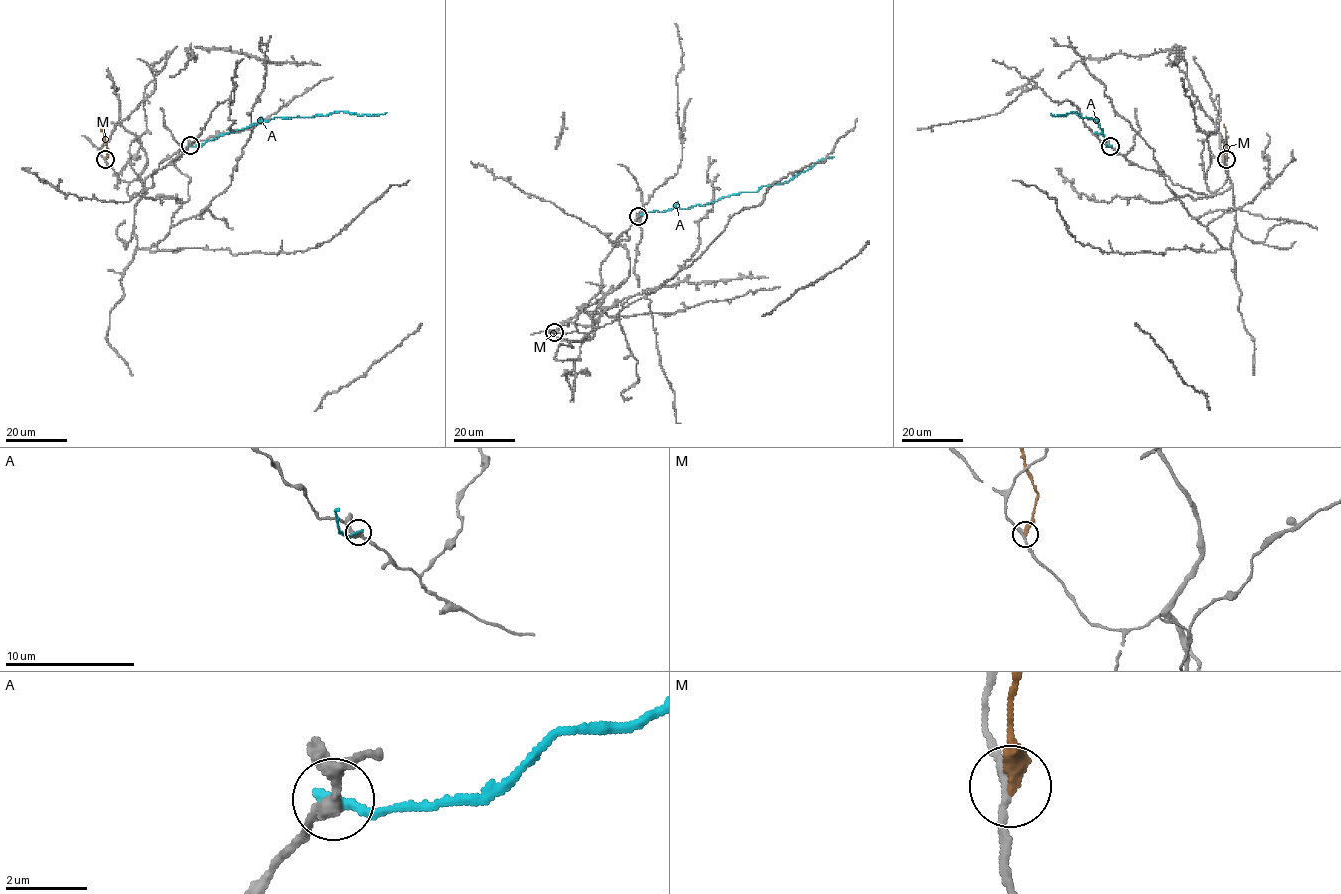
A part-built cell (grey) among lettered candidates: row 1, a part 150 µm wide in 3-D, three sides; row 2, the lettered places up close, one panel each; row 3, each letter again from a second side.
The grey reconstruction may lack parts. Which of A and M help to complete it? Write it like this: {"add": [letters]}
{"add": []}

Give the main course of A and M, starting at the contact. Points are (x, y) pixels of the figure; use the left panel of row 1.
A: (190, 145), (203, 144), (226, 133), (276, 117), (327, 116), (341, 111), (358, 115), (386, 113)
M: (105, 159), (107, 148), (101, 123)

